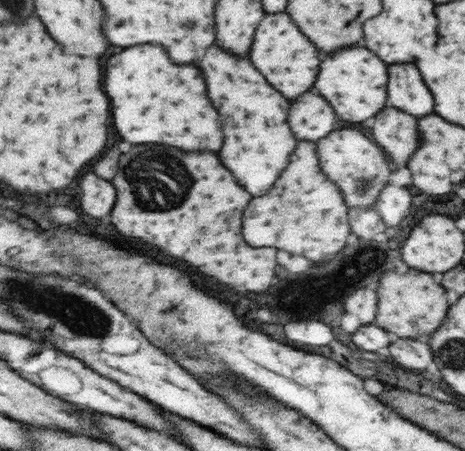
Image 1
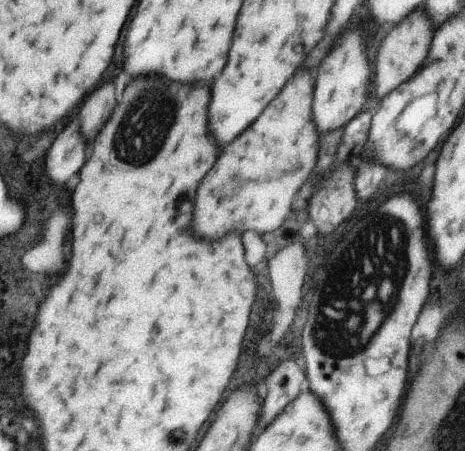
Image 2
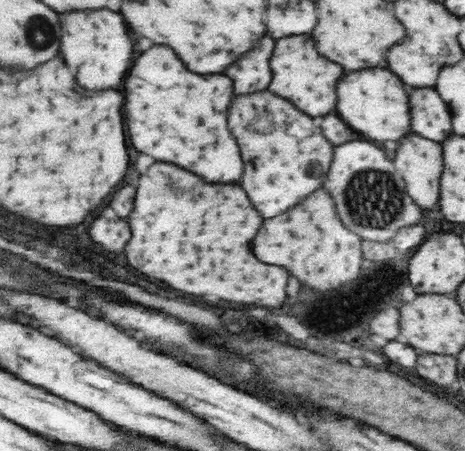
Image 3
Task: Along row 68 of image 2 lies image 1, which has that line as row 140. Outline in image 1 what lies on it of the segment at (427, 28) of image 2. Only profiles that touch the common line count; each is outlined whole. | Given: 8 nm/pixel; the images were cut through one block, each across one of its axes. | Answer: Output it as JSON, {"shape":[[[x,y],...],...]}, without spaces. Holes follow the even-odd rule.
{"shape":[[[385,108],[383,112],[379,112],[379,116],[373,116],[371,134],[373,140],[383,148],[383,152],[387,152],[399,166],[407,162],[407,158],[419,144],[415,118],[395,108]]]}

